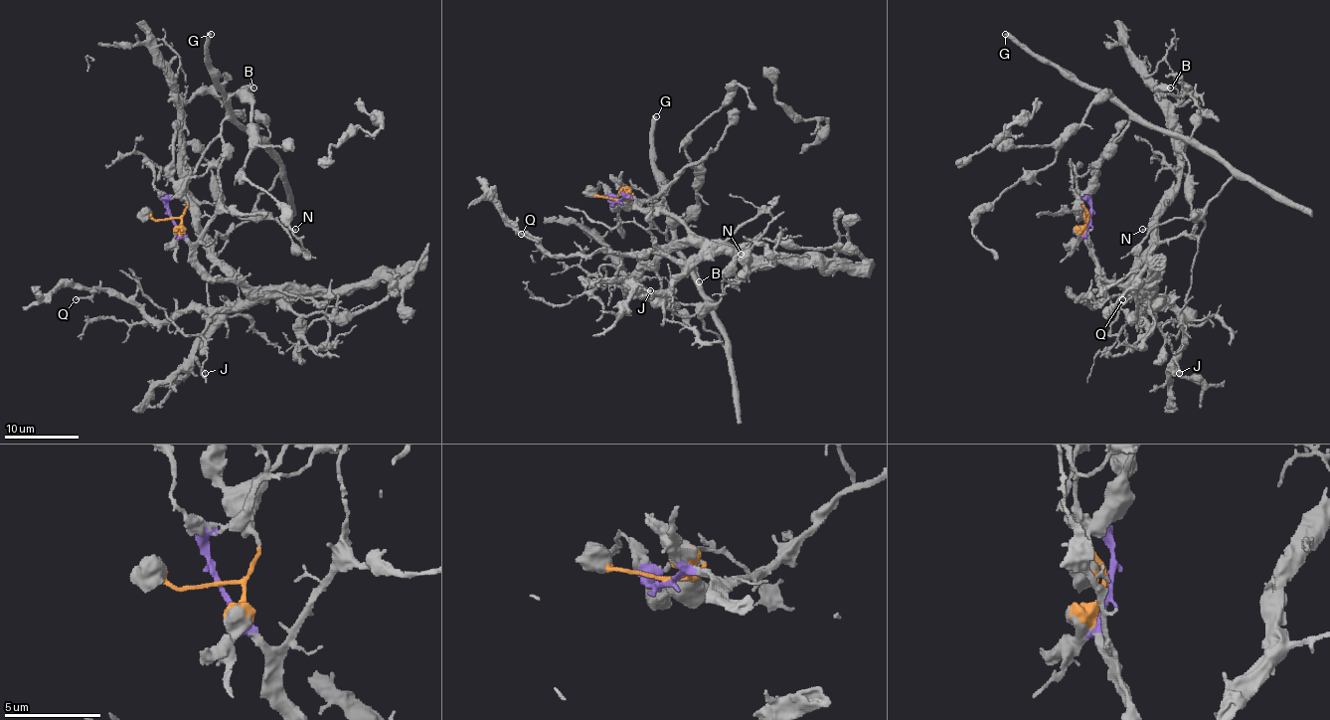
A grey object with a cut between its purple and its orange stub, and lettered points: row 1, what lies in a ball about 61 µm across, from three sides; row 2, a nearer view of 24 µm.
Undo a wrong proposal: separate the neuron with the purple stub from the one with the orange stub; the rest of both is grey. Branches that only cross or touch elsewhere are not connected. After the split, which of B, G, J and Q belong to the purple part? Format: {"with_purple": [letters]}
{"with_purple": ["B", "J", "Q"]}

